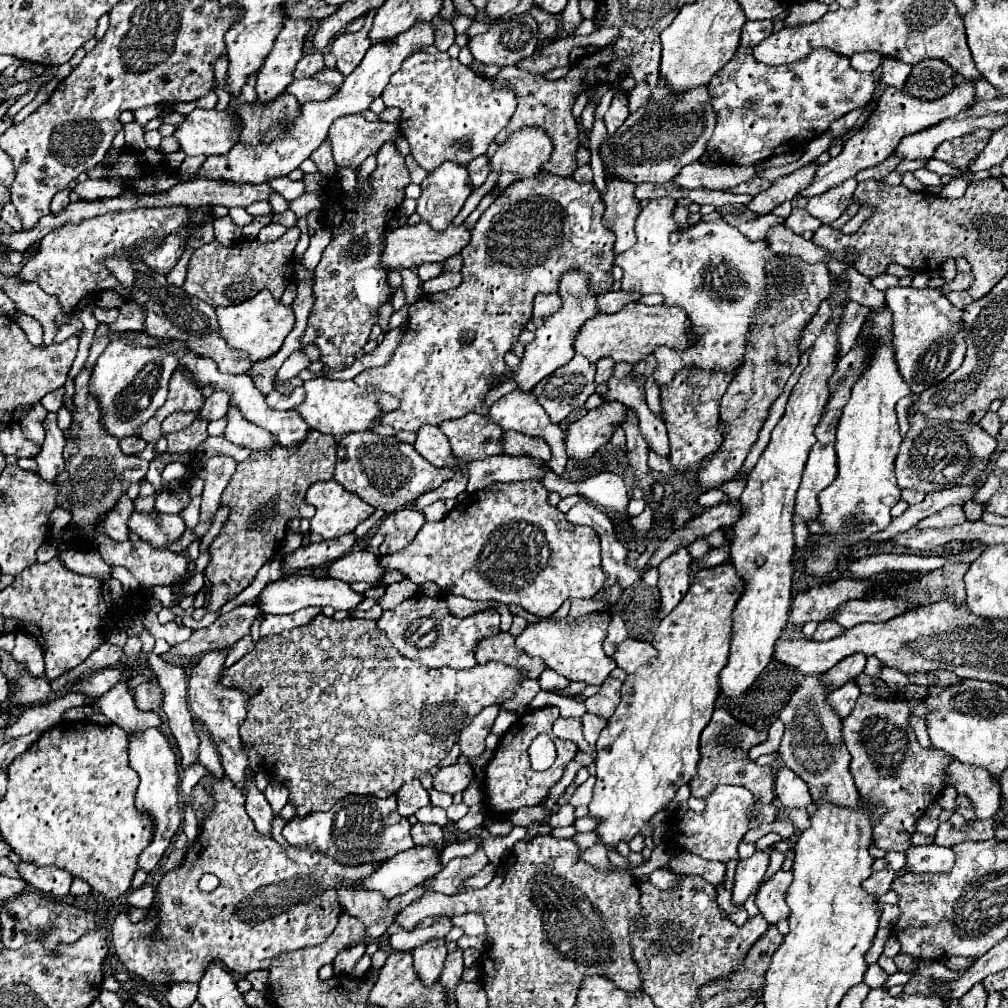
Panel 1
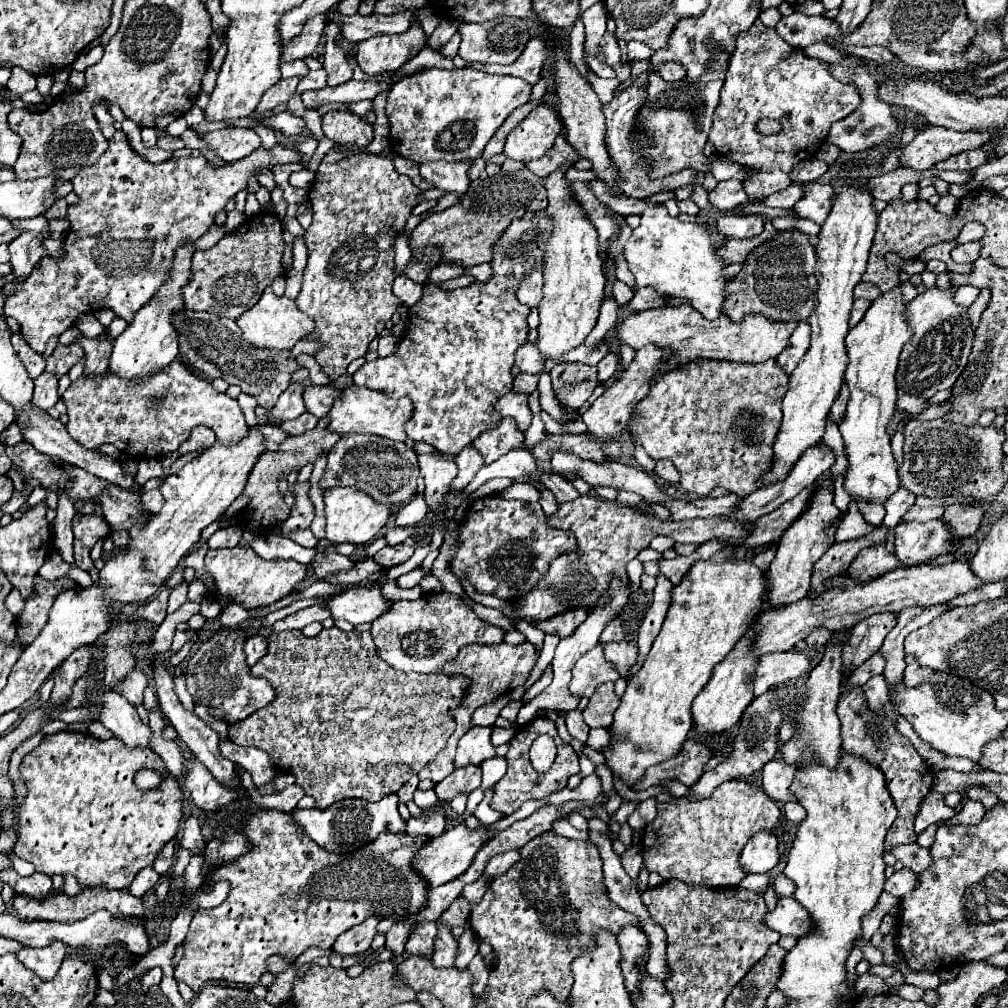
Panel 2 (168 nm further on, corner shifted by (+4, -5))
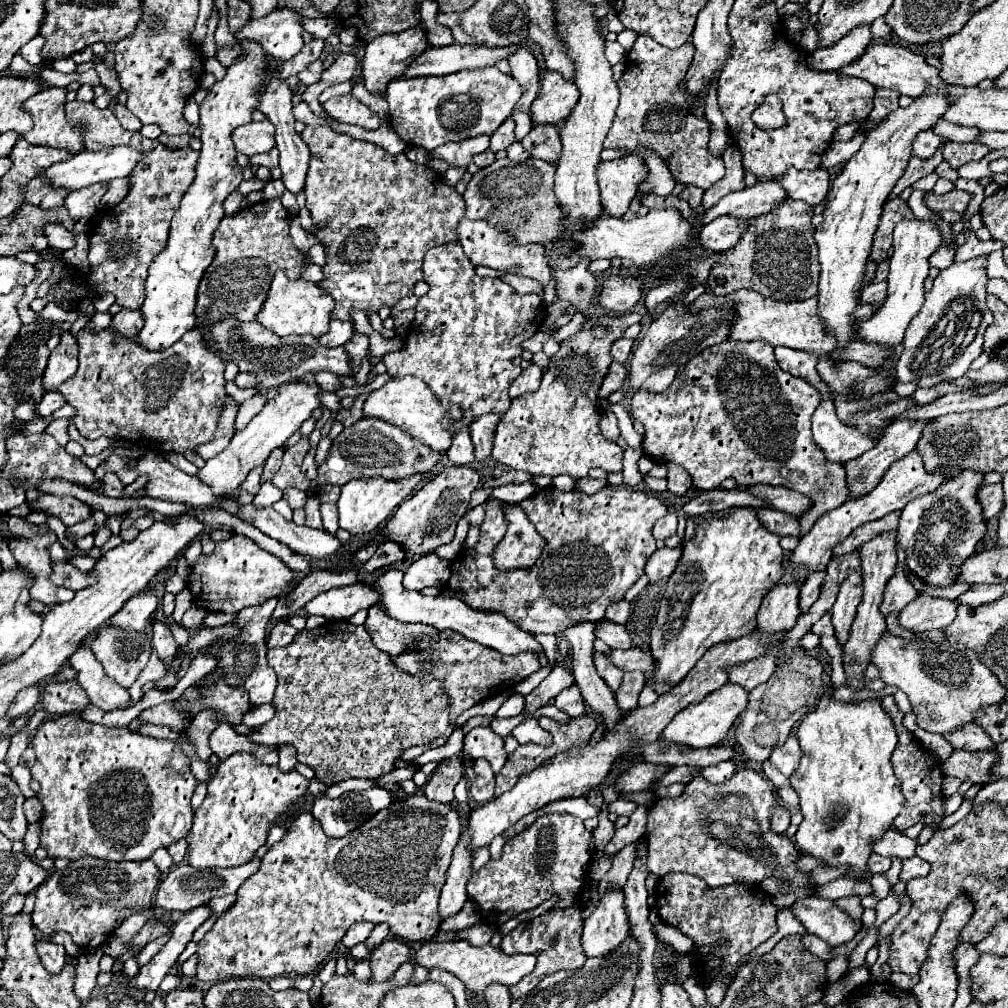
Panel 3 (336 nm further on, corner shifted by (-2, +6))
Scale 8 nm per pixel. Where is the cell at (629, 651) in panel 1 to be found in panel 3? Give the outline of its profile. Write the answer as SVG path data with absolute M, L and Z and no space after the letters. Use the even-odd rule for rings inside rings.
M604 621L604 625L596 629L596 637L602 639L610 649L630 649L632 647L632 639L626 627L610 623L610 621Z

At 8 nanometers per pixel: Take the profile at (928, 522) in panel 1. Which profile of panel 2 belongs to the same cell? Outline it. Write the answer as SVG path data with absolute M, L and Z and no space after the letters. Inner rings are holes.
M954 504L950 508L946 508L942 520L946 520L950 524L950 530L954 530L956 536L960 538L968 538L974 536L974 532L980 528L984 518L984 508L978 504Z

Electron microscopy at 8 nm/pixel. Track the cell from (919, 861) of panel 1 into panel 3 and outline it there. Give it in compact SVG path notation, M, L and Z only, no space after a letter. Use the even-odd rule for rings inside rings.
M894 829L884 833L884 839L874 843L874 851L884 855L884 857L900 857L900 859L908 859L916 855L916 847L918 841L912 837L906 837Z

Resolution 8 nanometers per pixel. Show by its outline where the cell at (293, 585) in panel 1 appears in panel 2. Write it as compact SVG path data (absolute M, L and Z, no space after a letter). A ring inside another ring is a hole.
M372 584L368 588L350 588L344 594L330 598L326 606L332 612L332 618L348 620L350 624L374 622L378 616L392 608L392 600L384 598L382 586Z

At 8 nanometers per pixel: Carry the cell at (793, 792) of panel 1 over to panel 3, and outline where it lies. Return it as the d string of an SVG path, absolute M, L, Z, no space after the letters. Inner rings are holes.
M790 737L782 747L776 747L770 755L770 763L786 777L790 777L800 765L800 745L796 737Z

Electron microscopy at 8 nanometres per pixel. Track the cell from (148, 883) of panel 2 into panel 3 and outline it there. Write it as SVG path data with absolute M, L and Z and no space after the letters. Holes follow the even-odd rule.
M158 849L158 851L152 855L152 861L156 863L156 867L158 867L162 873L172 867L172 857L168 855L166 849Z

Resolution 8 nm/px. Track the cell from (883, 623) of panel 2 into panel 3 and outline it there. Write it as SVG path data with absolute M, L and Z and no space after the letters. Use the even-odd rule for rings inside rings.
M898 565L896 567L896 573L892 575L892 579L888 581L886 585L886 591L884 591L884 601L880 605L880 613L884 617L892 615L892 613L900 613L912 599L918 597L918 591L916 587L906 579L906 573L904 569Z

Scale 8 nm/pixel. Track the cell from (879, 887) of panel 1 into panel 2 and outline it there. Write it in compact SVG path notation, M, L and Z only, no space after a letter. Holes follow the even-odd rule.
M900 868L898 872L894 872L886 884L884 884L884 890L890 892L894 898L902 898L904 894L908 894L910 890L914 890L918 886L918 876L912 872L912 870L906 870L906 868Z

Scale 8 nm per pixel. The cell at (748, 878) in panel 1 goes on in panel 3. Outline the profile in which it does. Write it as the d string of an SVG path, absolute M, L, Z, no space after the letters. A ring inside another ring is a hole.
M780 803L774 807L772 811L772 817L770 817L770 827L772 827L772 833L784 833L790 825L790 811L786 807L782 807Z

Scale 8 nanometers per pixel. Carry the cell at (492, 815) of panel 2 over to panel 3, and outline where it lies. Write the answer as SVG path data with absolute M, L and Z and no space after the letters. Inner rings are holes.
M474 727L472 731L468 731L462 751L470 757L484 757L492 765L494 773L498 773L506 763L504 739L490 727Z

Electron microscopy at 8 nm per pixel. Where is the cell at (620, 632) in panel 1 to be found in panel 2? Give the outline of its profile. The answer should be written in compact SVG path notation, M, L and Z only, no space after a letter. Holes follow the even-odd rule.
M612 618L606 628L602 630L602 638L600 642L606 644L606 642L618 642L624 638L624 632L622 632L622 626L620 626L620 618Z

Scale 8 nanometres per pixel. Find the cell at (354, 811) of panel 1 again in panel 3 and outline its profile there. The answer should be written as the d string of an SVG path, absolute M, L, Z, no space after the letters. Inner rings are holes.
M374 787L368 791L350 791L336 799L316 797L312 815L322 823L322 829L330 837L344 837L380 809L392 805L394 795L388 789Z

